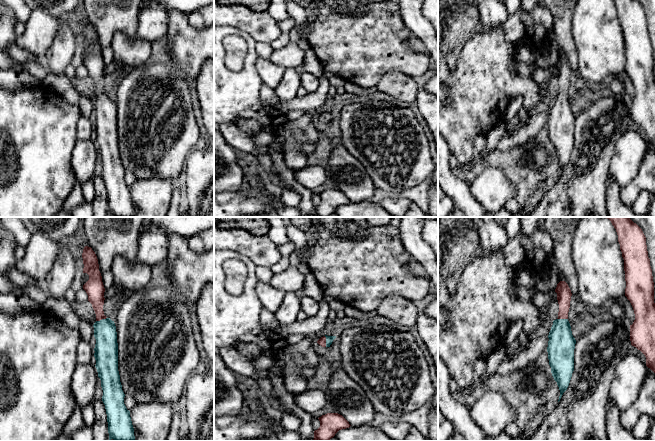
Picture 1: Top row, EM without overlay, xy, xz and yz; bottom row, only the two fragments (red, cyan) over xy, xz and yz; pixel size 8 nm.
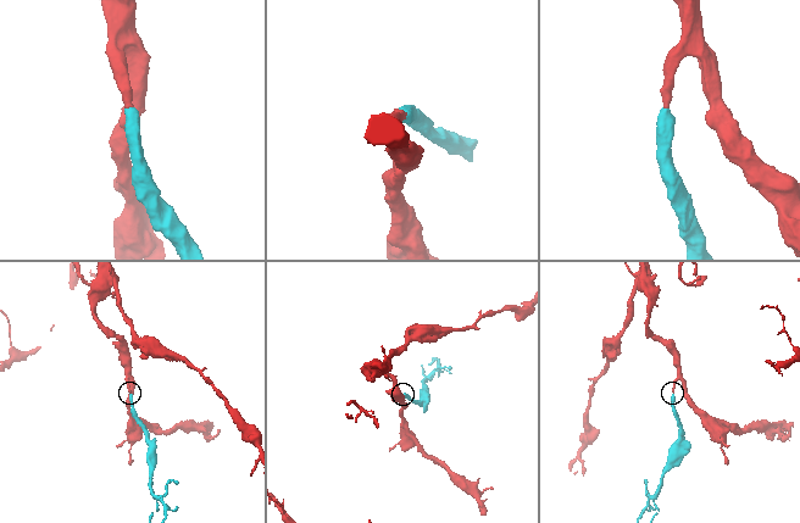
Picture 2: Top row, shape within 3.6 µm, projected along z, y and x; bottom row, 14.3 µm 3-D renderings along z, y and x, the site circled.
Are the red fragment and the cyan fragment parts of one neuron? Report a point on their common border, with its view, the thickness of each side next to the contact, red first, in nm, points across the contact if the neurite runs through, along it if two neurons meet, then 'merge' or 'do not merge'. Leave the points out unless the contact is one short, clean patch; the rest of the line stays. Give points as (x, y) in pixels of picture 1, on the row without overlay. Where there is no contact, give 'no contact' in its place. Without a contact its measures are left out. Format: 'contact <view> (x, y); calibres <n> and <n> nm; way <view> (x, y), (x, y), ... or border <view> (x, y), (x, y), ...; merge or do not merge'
contact xy (101, 95); calibres 150 and 190 nm; way xy (95, 65), (101, 95), (106, 112), (106, 124); merge

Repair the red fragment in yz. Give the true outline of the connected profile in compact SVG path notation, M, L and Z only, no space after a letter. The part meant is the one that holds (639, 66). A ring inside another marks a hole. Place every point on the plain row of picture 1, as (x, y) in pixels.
M637 0L612 1L624 35L625 72L635 90L635 96L630 101L631 121L645 131L646 142L655 149L654 58L646 13Z

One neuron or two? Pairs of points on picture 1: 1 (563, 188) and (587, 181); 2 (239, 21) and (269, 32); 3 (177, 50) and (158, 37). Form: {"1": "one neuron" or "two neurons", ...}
{"1": "one neuron", "2": "one neuron", "3": "two neurons"}

